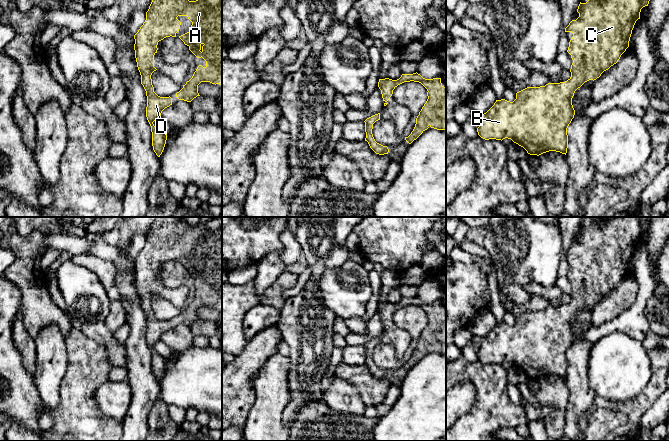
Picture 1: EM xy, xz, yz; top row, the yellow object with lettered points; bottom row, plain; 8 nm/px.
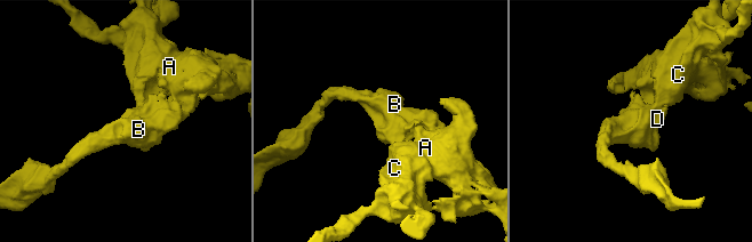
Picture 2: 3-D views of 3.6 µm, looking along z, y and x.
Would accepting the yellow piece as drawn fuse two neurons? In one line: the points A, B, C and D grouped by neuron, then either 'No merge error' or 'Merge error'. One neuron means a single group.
Groups: A B C D. No merge error

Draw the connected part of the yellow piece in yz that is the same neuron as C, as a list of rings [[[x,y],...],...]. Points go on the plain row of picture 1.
[[[591,217],[586,227],[578,230],[579,241],[572,244],[565,256],[572,256],[567,276],[571,279],[571,301],[560,307],[548,307],[540,311],[527,311],[516,317],[513,326],[496,324],[483,338],[477,352],[478,359],[485,363],[511,363],[530,379],[541,379],[549,375],[567,377],[567,352],[575,339],[572,322],[575,315],[589,304],[596,304],[616,288],[629,271],[634,249],[640,243],[641,233],[648,230],[651,217],[610,217],[602,220]]]

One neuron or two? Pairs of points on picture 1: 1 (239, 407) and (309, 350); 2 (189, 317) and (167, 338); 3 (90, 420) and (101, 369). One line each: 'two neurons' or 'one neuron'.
1: two neurons
2: two neurons
3: one neuron

